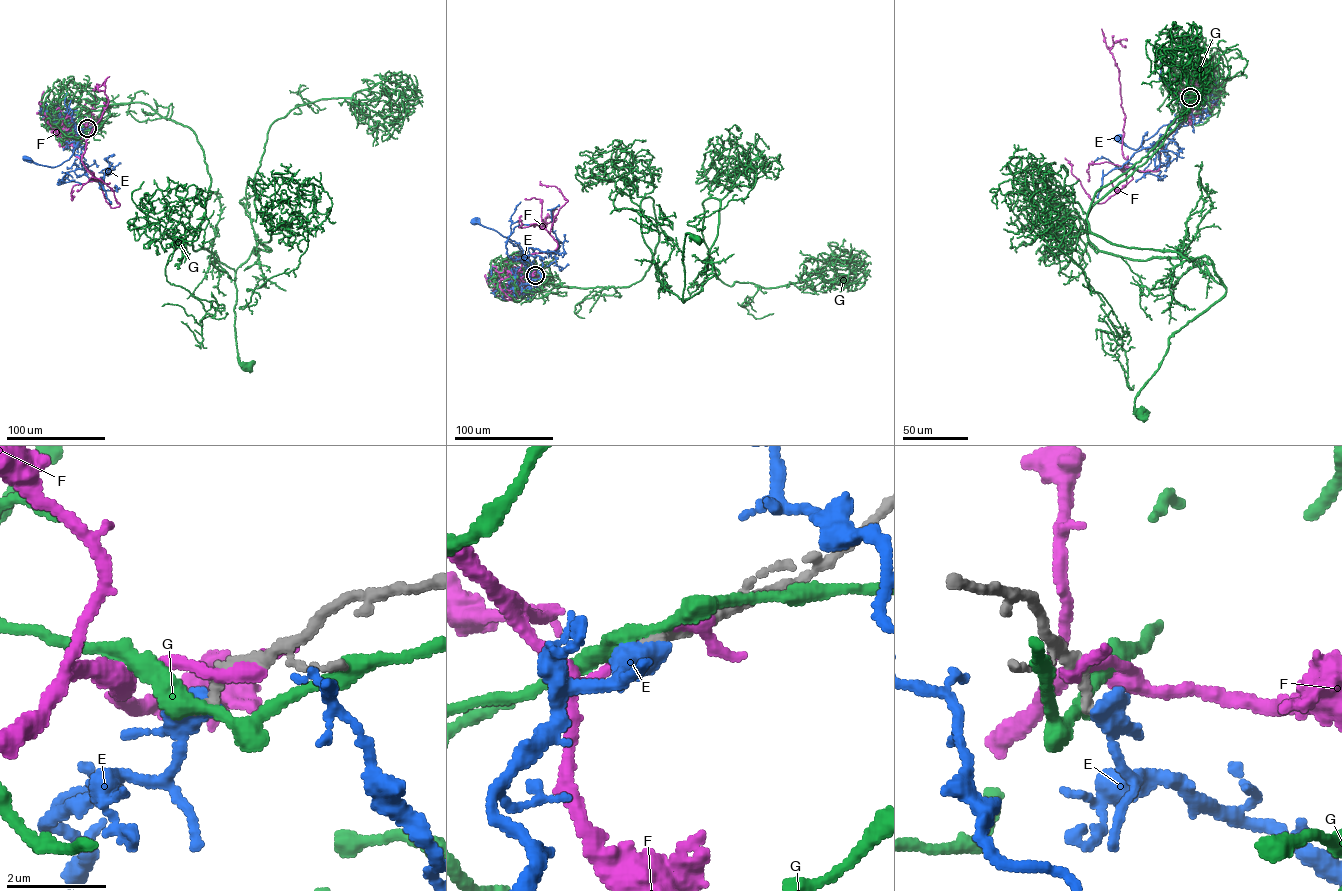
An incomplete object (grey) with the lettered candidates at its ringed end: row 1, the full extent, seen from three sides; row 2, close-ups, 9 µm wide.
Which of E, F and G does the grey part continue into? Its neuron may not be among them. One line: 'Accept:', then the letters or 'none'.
Accept: E

